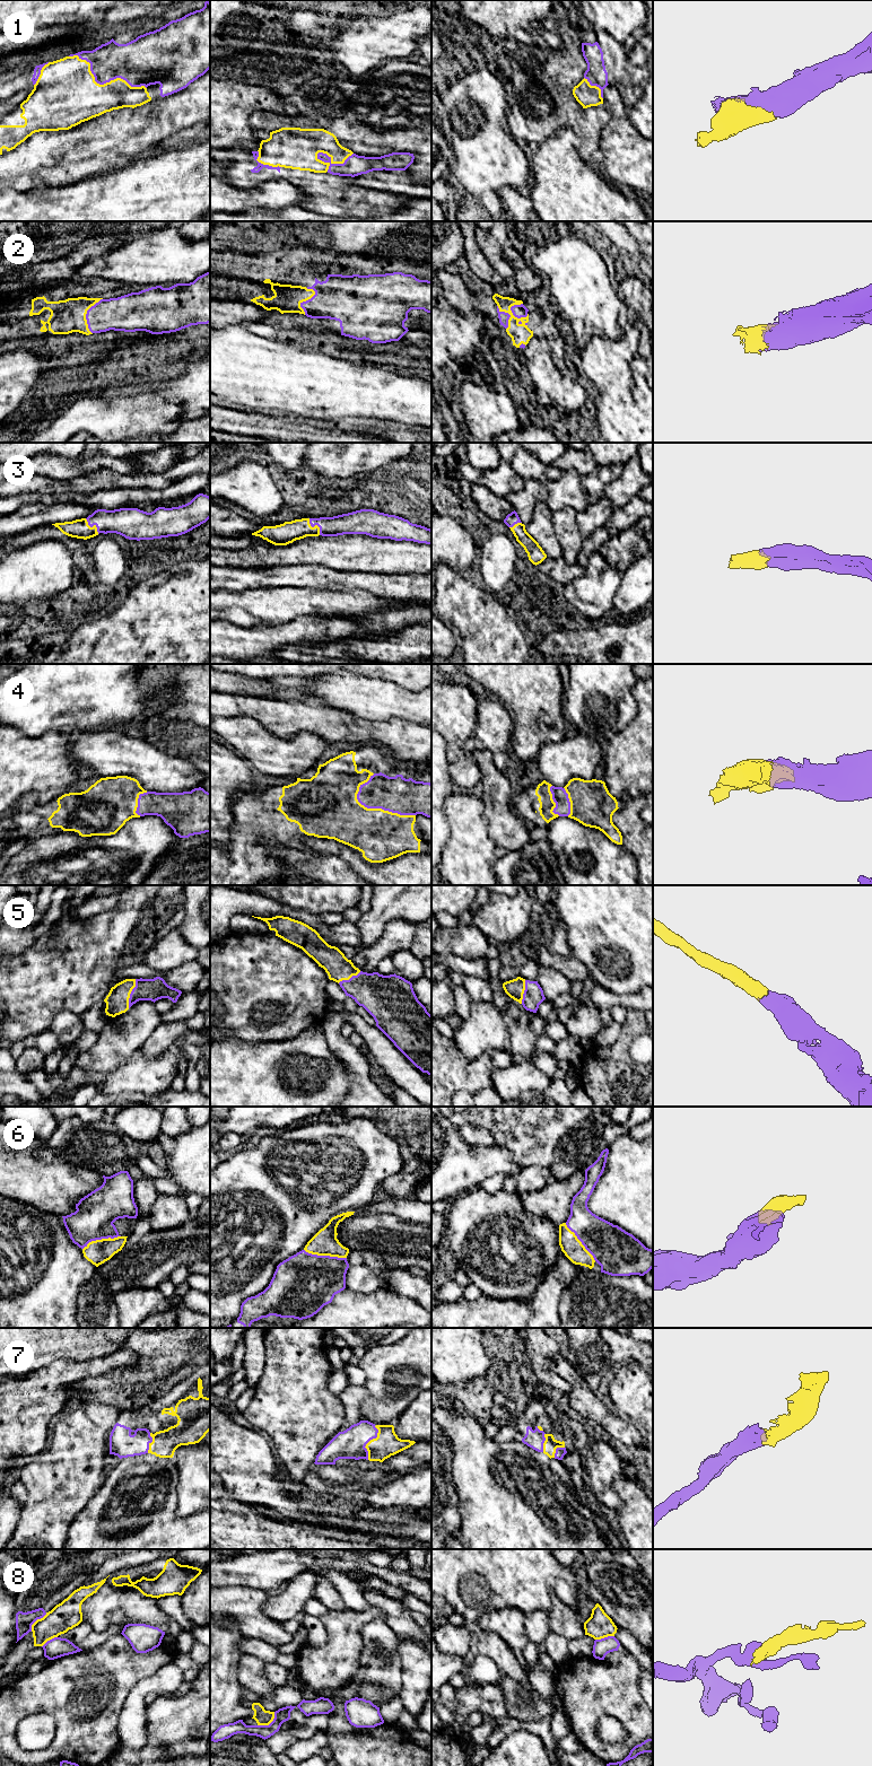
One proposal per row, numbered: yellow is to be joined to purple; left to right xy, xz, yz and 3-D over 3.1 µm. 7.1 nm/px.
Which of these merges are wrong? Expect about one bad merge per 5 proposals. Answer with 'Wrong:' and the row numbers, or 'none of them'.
Wrong: 8

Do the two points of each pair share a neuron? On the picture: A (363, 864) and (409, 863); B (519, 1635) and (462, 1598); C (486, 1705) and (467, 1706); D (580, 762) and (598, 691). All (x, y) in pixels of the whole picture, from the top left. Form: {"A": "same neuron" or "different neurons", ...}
{"A": "same neuron", "B": "different neurons", "C": "same neuron", "D": "different neurons"}

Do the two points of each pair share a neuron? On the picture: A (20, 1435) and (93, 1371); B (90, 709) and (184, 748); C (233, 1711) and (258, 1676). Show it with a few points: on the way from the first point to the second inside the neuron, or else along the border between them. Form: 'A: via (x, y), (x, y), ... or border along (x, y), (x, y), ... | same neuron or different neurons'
A: via (32, 1414), (41, 1405), (41, 1400), (71, 1372) | same neuron
B: border along (111, 726), (87, 729), (85, 732) | different neurons
C: border along (238, 1661), (237, 1680), (244, 1687) | different neurons

